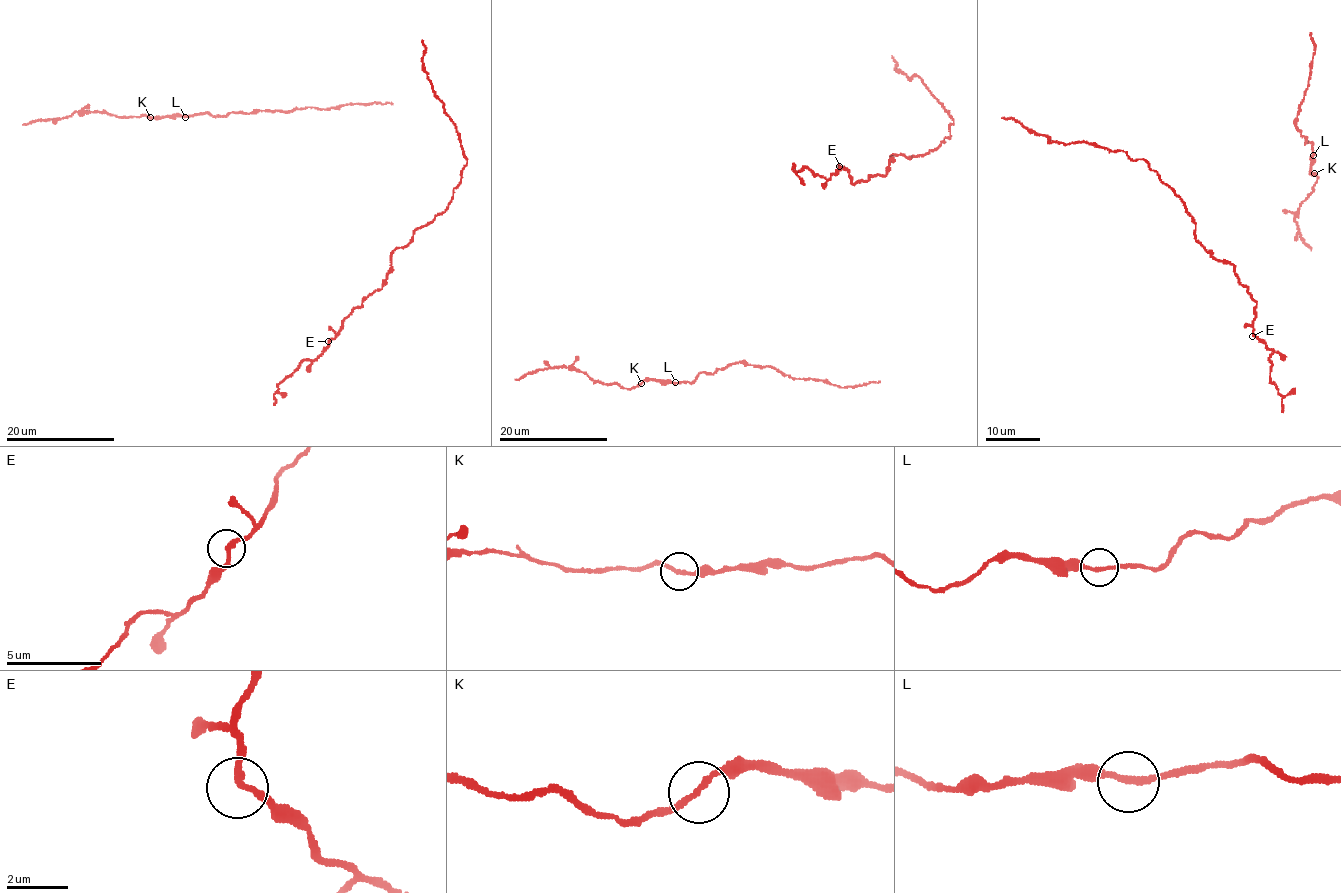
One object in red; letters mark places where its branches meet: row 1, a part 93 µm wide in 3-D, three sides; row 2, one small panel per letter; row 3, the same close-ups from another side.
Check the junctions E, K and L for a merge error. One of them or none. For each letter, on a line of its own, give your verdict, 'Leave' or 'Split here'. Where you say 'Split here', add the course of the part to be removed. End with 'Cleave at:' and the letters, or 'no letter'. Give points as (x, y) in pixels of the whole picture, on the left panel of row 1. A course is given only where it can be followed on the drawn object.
E: Leave
K: Leave
L: Leave
Cleave at: no letter

